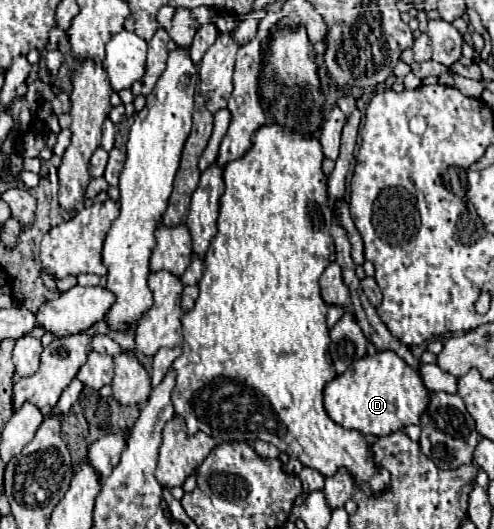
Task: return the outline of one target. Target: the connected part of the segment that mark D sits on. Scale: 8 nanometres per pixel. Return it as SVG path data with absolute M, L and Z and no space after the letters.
M385 350L355 360L341 376L335 376L325 386L323 404L329 418L343 428L387 436L409 424L419 424L419 416L429 404L429 392L417 370L407 366L395 352Z

